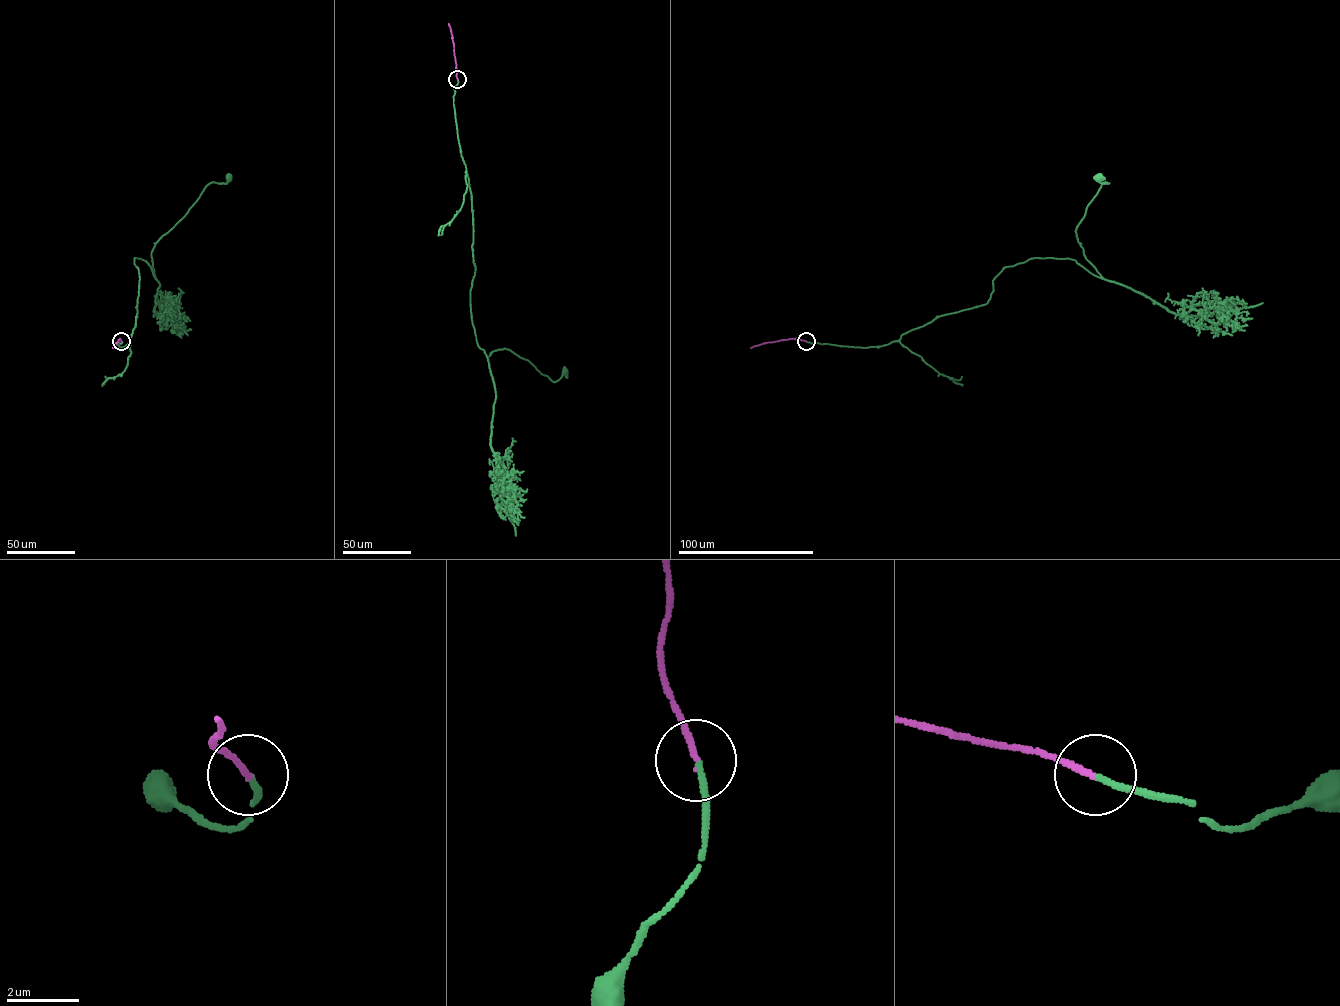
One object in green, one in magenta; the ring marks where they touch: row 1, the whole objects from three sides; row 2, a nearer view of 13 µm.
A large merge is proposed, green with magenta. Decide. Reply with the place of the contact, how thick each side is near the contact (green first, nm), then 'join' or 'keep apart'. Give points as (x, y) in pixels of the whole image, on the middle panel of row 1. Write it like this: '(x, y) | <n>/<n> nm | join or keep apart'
(457, 79) | 150/160 nm | join

